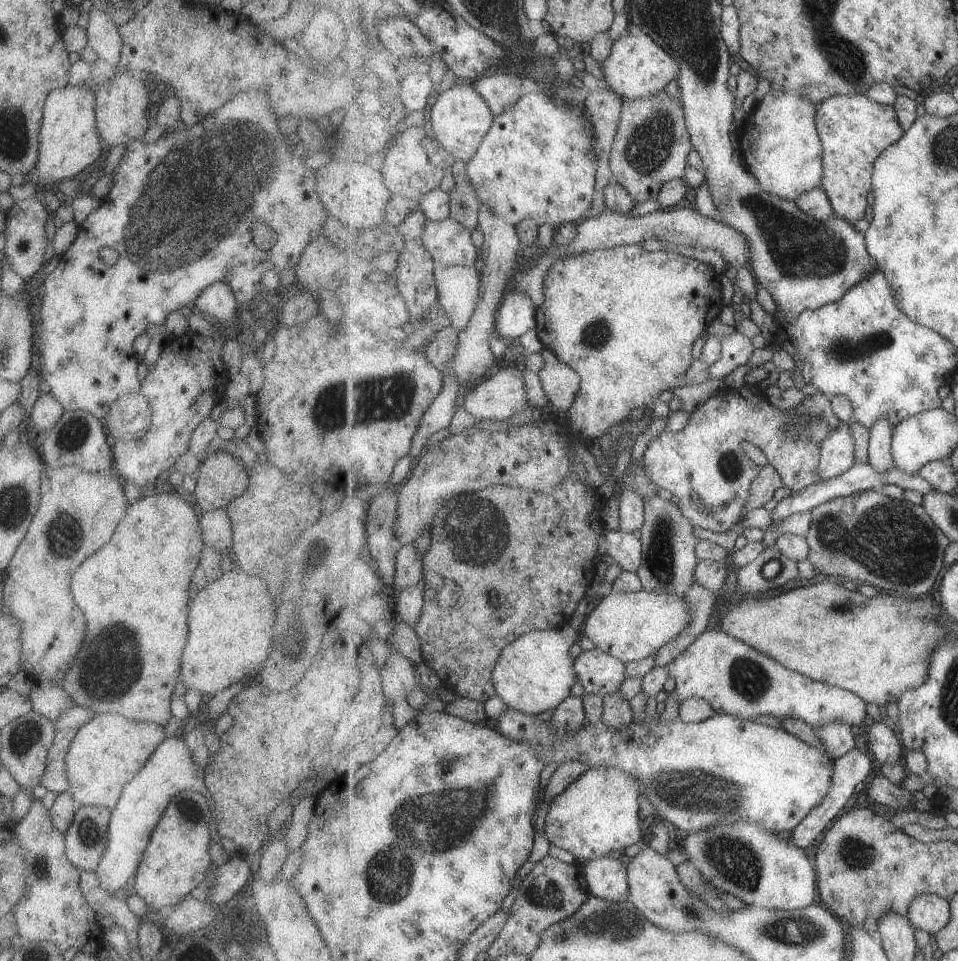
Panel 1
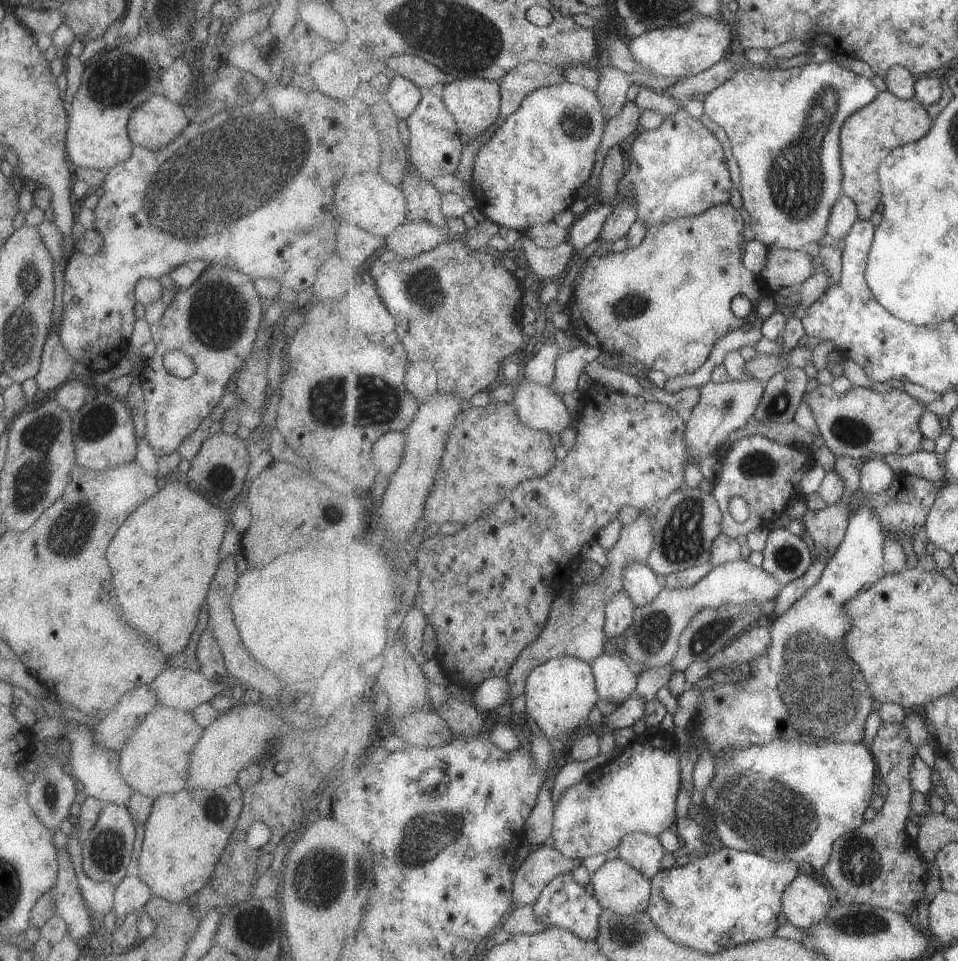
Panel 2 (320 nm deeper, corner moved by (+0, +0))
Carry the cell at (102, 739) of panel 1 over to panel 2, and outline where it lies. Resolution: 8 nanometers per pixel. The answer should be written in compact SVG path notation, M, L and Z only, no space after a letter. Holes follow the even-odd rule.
M159 706L151 708L118 751L117 774L121 774L121 780L131 788L131 792L151 799L186 789L189 752L201 738L203 730L190 712Z

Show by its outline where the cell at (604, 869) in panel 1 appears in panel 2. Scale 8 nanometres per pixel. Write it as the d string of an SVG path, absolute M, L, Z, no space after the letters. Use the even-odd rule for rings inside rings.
M622 857L609 859L592 876L594 894L603 909L621 915L646 912L652 901L652 880Z

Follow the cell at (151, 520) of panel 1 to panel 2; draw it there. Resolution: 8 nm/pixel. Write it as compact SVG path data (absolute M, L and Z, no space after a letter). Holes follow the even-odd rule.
M178 481L167 482L155 496L147 498L125 518L125 524L121 524L107 548L107 562L121 606L121 618L155 642L167 660L184 650L196 628L209 582L221 560L219 550L225 526L227 514L220 505L211 504L205 496Z

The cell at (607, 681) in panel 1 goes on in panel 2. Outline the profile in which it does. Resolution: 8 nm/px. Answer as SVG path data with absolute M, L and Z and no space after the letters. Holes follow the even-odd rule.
M606 651L592 665L600 698L623 703L637 689L639 674L622 658L621 652Z

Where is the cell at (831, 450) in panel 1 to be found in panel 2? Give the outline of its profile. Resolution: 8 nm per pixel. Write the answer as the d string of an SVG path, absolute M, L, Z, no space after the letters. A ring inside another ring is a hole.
M829 383L820 384L815 390L805 393L803 403L811 409L812 416L817 418L820 435L826 446L835 457L847 457L866 460L870 457L885 458L889 454L909 455L922 451L921 442L924 434L920 430L921 416L925 415L926 406L901 388L891 389L886 394L876 392L875 388L855 386L849 392L837 394Z

